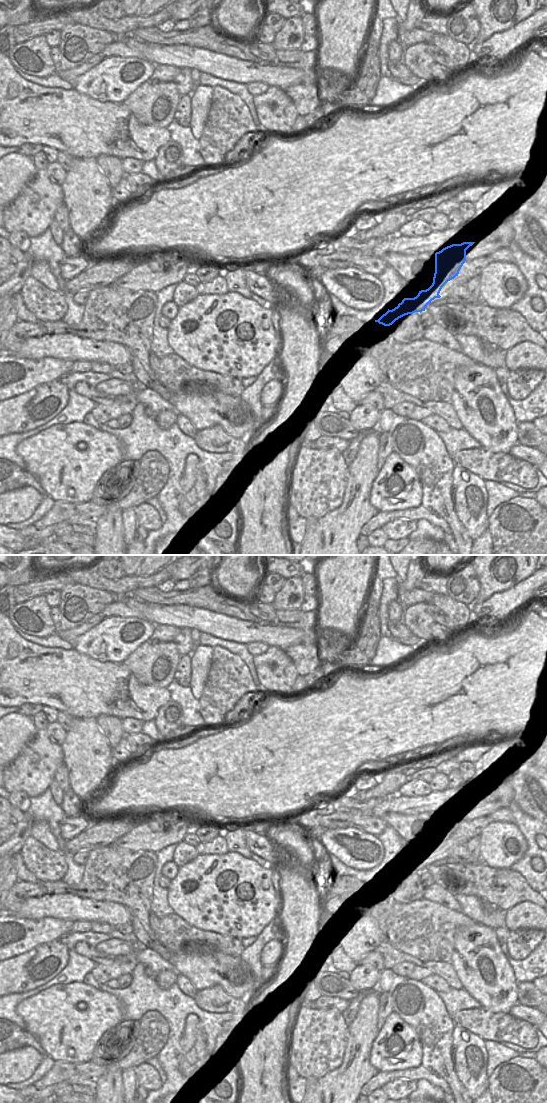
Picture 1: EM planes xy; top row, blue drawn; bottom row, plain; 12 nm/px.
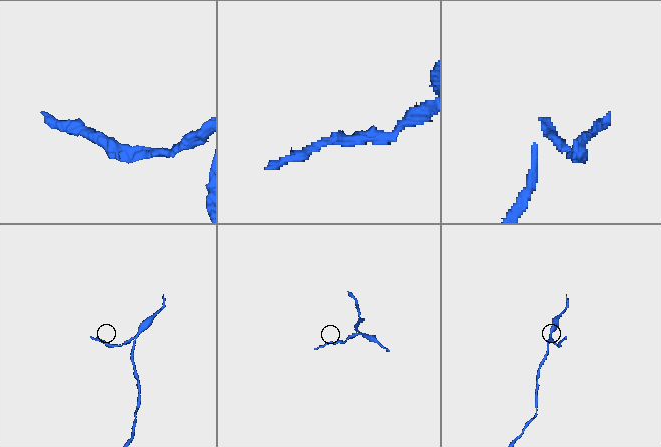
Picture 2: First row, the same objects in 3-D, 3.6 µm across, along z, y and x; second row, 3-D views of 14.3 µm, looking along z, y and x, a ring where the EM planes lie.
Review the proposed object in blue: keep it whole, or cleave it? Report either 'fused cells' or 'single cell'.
fused cells

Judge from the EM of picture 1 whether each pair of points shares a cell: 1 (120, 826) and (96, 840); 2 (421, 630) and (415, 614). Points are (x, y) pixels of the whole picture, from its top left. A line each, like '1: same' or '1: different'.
1: same
2: same

